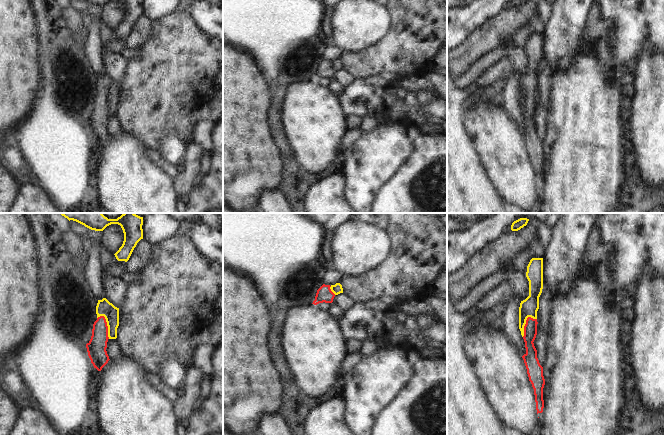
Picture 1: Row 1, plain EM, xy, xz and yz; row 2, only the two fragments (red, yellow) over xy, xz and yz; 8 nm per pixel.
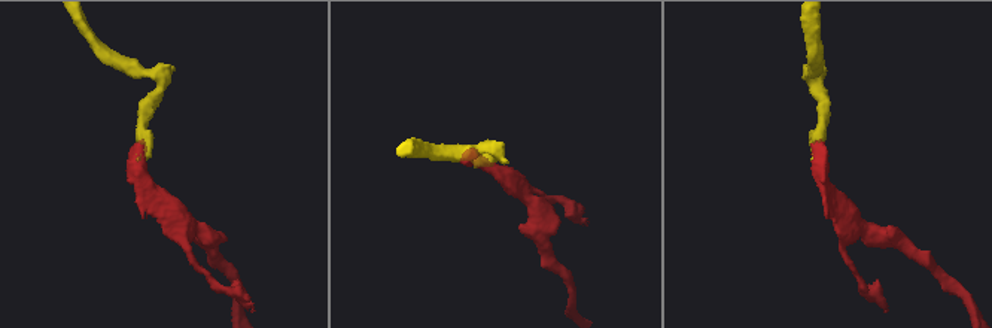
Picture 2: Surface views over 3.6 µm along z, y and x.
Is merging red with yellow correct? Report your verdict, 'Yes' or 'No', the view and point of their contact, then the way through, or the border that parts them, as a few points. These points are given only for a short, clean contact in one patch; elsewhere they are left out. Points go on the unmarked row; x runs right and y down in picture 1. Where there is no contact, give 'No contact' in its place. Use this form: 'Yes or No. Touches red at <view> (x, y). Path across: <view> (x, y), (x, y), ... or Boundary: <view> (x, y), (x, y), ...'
Yes. Touches red at xy (107, 102). Path across: xy (96, 124), (100, 109), (107, 102), (107, 89), (104, 84)

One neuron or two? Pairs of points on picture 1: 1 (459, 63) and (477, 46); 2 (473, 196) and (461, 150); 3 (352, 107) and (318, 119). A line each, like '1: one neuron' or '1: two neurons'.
1: one neuron
2: one neuron
3: two neurons

